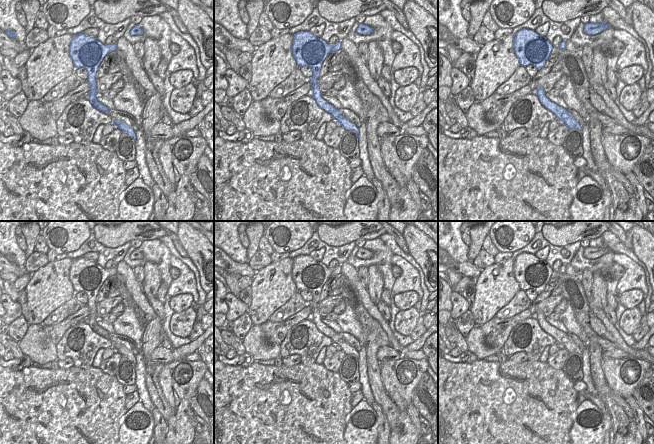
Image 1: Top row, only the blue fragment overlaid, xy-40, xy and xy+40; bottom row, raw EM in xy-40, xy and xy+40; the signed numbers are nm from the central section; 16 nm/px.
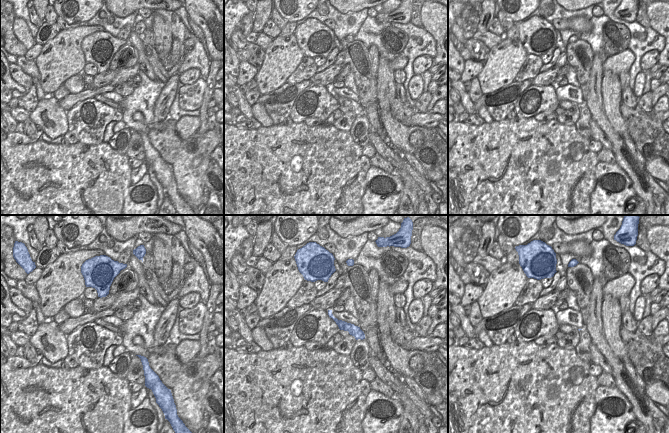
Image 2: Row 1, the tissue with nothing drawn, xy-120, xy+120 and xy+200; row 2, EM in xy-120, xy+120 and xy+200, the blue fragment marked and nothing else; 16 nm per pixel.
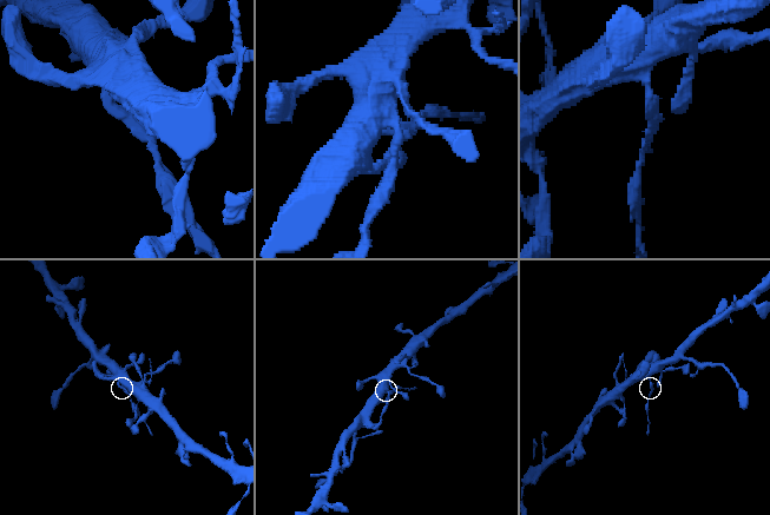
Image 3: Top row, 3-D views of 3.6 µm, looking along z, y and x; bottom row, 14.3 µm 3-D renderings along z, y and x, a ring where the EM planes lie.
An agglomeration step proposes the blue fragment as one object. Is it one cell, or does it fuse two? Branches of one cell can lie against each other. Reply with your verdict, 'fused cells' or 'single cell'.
fused cells

